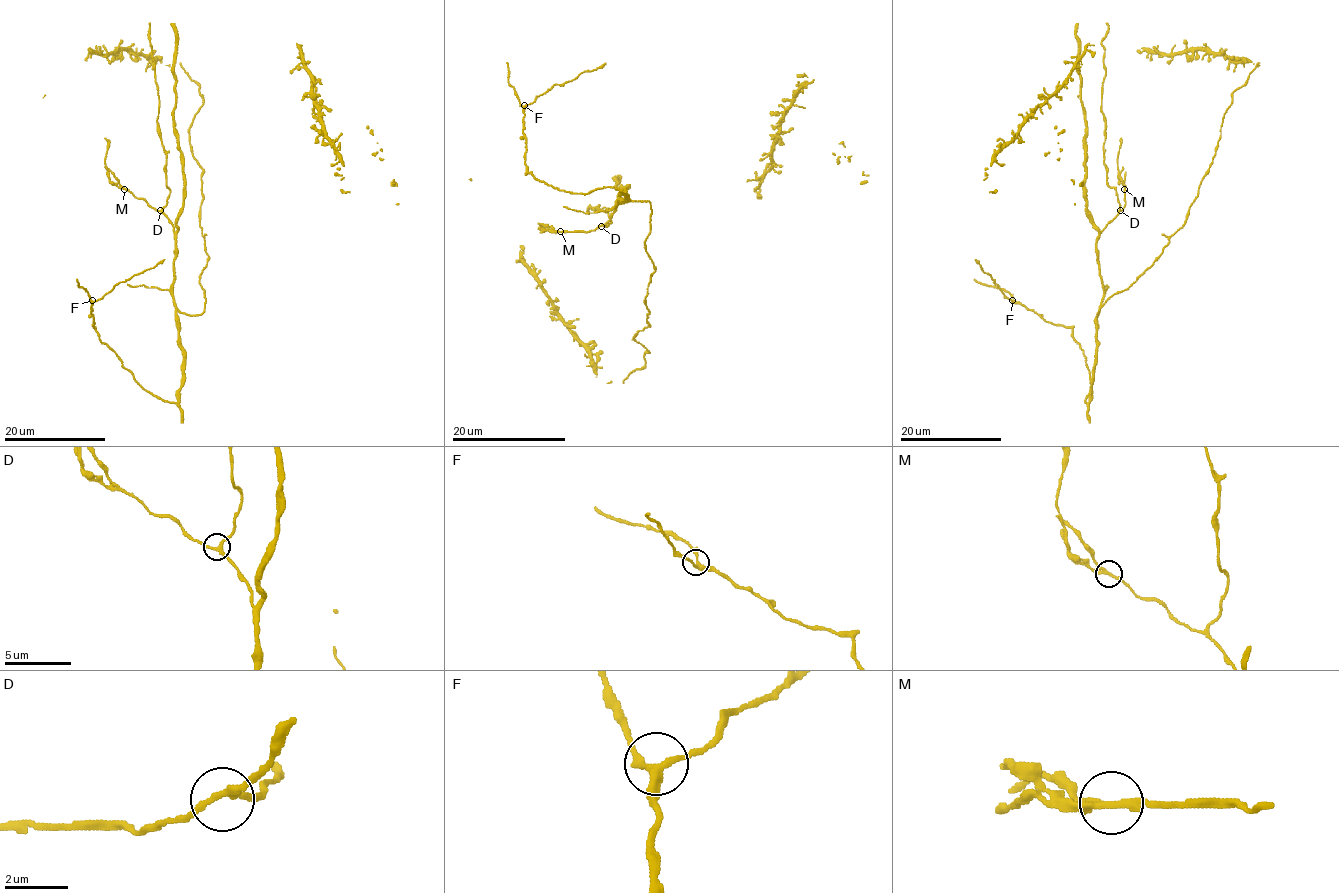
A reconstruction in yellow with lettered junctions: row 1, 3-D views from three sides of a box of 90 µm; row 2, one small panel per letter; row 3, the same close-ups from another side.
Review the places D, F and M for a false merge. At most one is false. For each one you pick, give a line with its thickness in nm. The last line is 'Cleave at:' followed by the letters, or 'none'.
M: 190 nm
Cleave at: M

